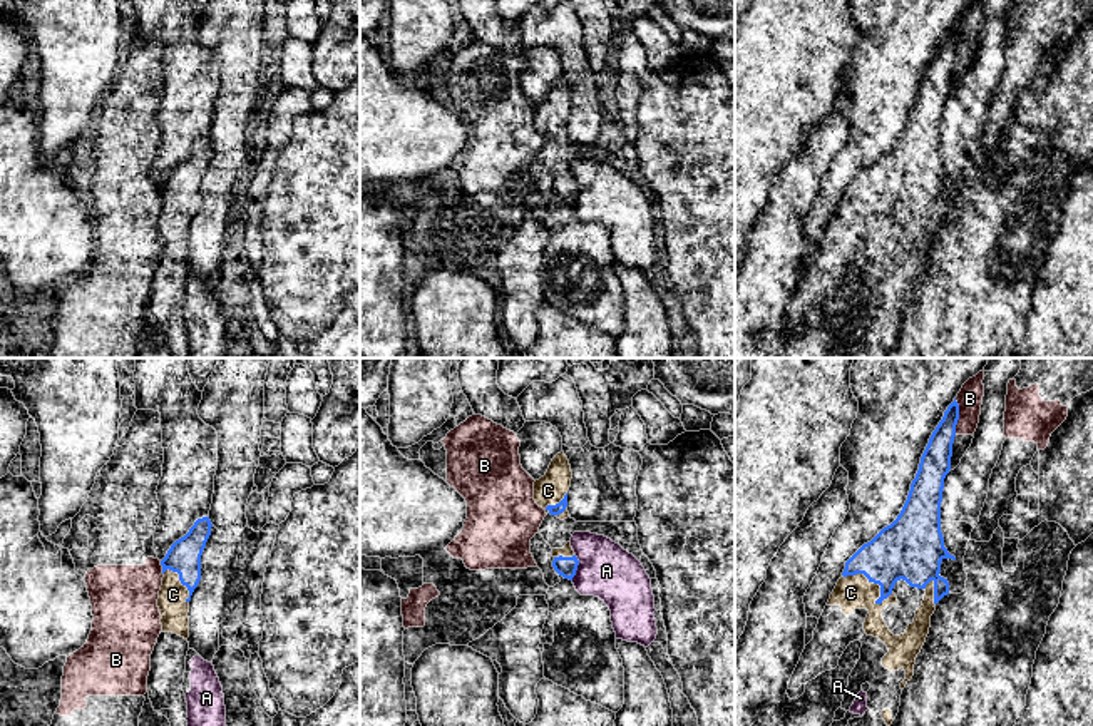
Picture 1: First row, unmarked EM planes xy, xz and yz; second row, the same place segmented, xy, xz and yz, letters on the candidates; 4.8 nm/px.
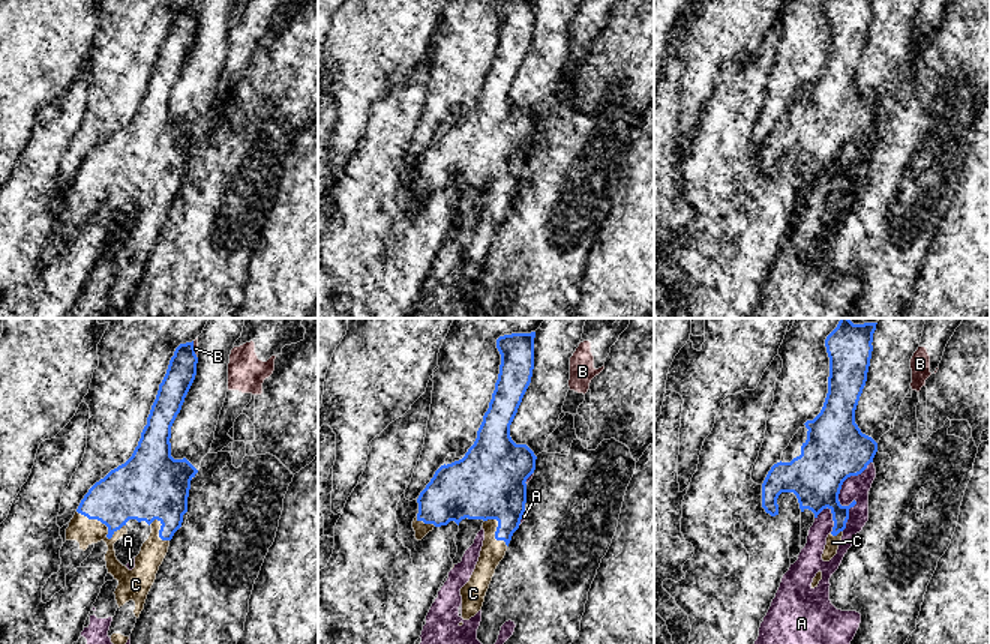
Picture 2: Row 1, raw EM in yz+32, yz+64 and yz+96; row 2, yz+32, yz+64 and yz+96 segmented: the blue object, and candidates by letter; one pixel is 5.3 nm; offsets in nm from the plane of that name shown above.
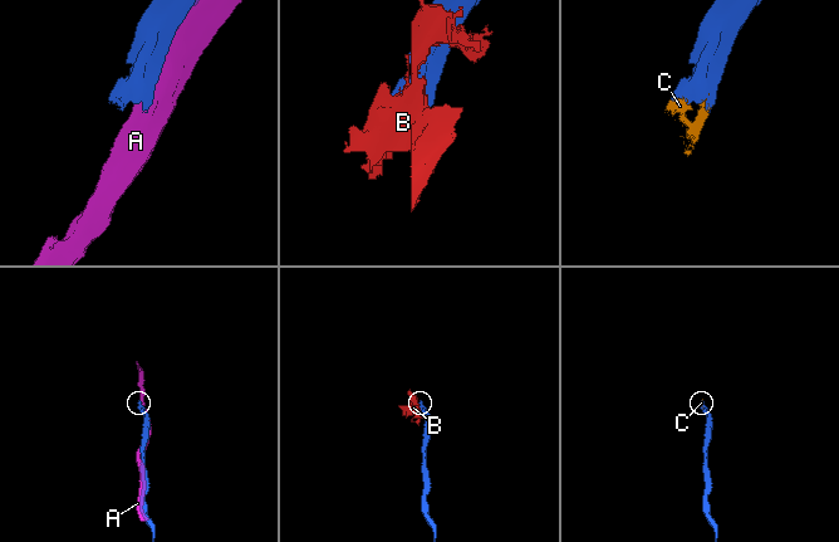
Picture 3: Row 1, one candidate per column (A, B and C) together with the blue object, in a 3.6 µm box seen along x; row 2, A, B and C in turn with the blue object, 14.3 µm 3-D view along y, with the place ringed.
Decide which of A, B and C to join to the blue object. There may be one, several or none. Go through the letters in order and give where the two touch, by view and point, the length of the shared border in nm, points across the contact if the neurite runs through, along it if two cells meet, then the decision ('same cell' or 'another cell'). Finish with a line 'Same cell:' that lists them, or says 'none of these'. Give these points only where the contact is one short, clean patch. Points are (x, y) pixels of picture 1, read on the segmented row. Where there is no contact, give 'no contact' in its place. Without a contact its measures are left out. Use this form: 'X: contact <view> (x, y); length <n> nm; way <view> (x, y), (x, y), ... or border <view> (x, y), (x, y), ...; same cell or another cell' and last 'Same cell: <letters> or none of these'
A: contact xz (576, 567); length 120 nm; another cell
B: contact yz (958, 417); length 180 nm; another cell
C: contact yz (877, 582); length 260 nm; same cell
Same cell: C

